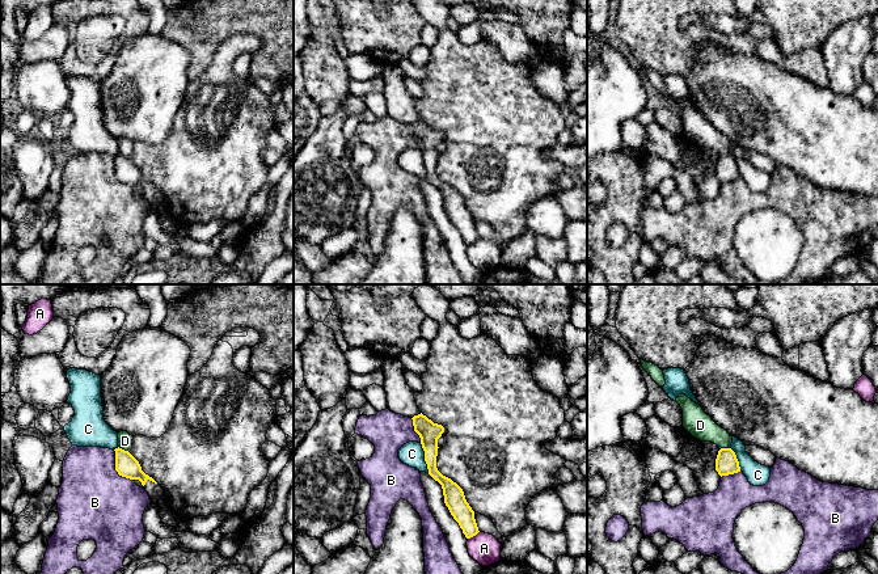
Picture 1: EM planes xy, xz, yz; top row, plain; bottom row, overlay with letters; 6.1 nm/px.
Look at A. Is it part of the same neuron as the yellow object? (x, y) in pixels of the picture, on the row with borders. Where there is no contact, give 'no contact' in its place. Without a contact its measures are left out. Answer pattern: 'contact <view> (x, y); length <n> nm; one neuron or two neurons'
contact xz (473, 535); length 90 nm; two neurons

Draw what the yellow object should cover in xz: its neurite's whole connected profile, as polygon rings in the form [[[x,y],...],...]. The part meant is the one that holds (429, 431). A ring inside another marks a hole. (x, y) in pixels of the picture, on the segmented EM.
[[[422,413],[413,418],[414,431],[421,438],[425,451],[425,461],[429,474],[442,485],[444,503],[453,519],[459,523],[467,539],[476,536],[480,531],[474,519],[474,511],[465,499],[463,489],[451,478],[443,476],[436,468],[438,439],[444,432],[442,425],[434,423]]]

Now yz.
[[[721,448],[718,451],[716,470],[721,477],[740,472],[739,461],[731,448]]]

